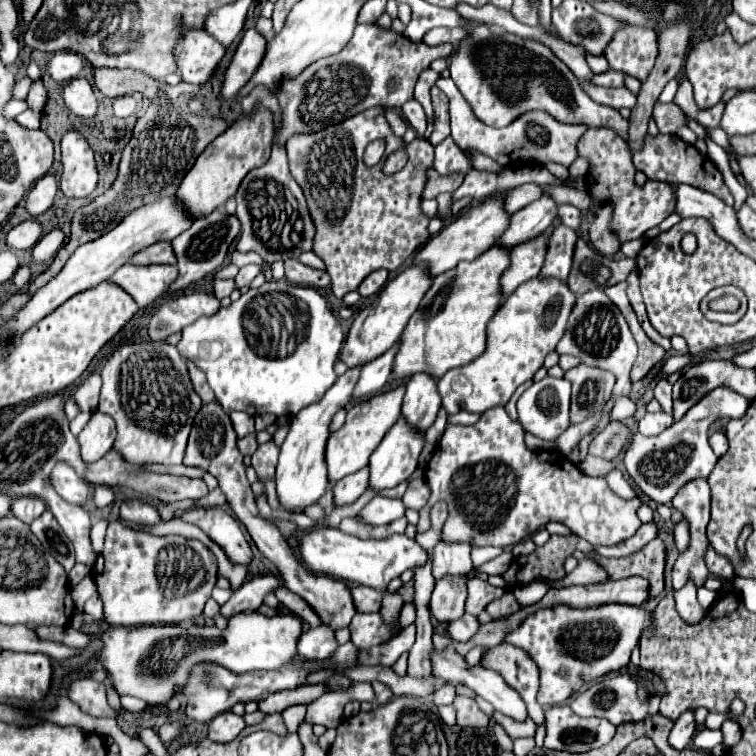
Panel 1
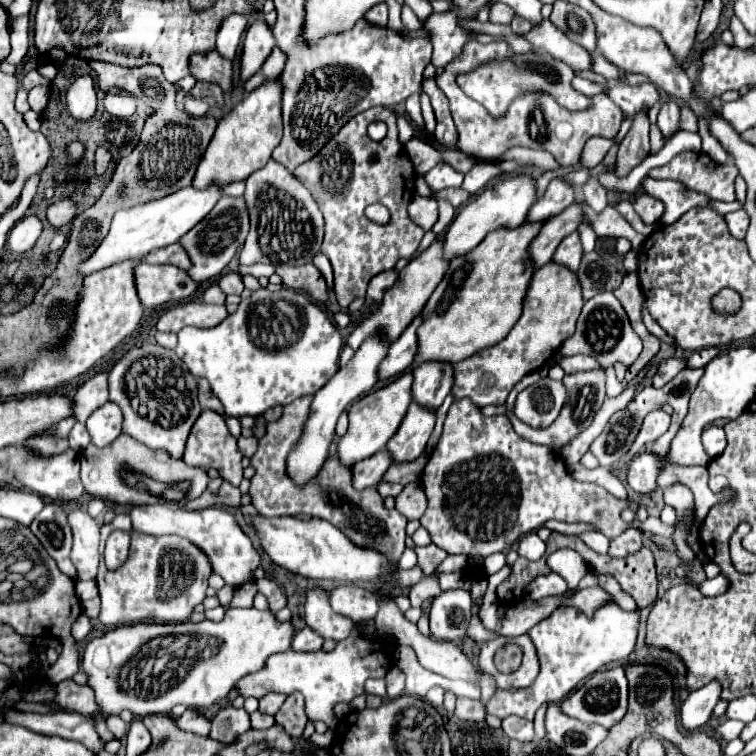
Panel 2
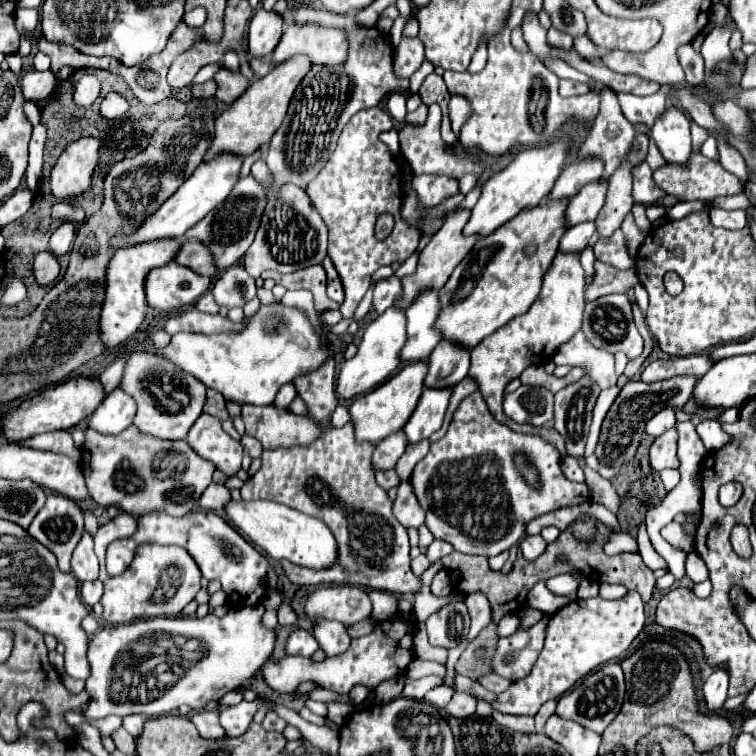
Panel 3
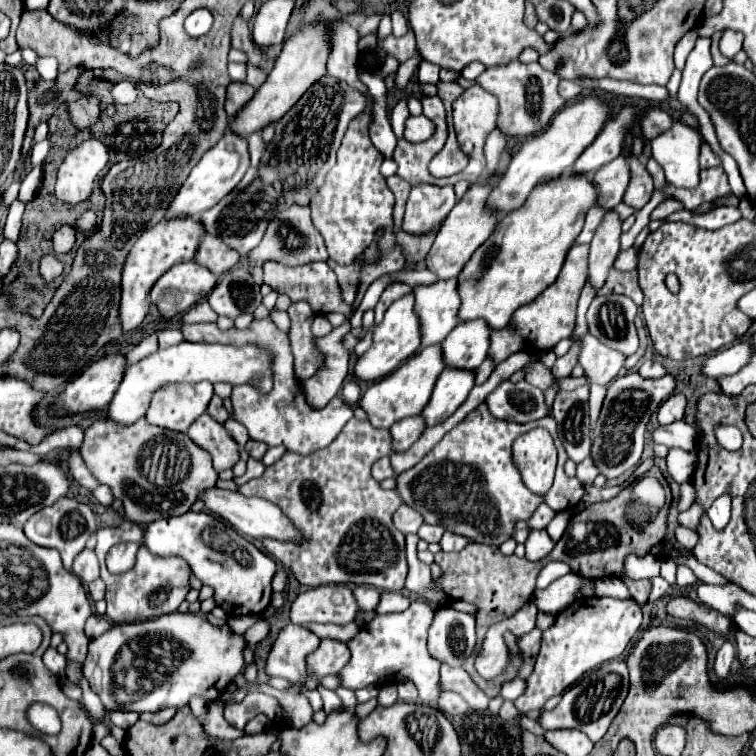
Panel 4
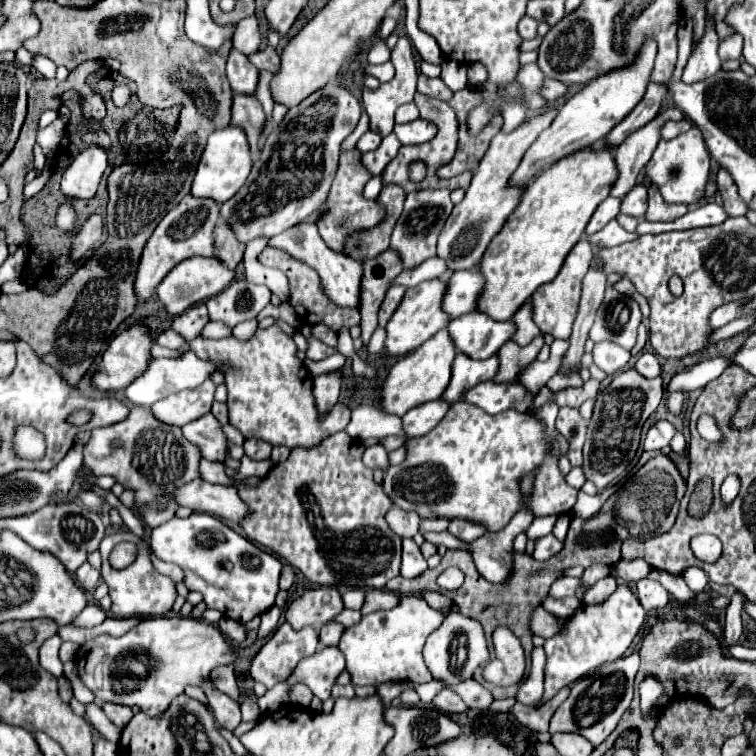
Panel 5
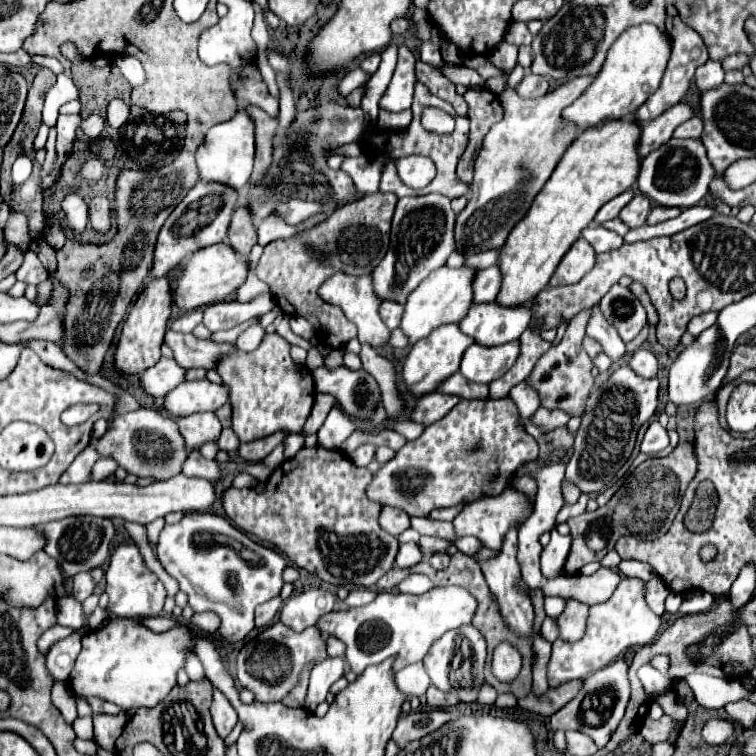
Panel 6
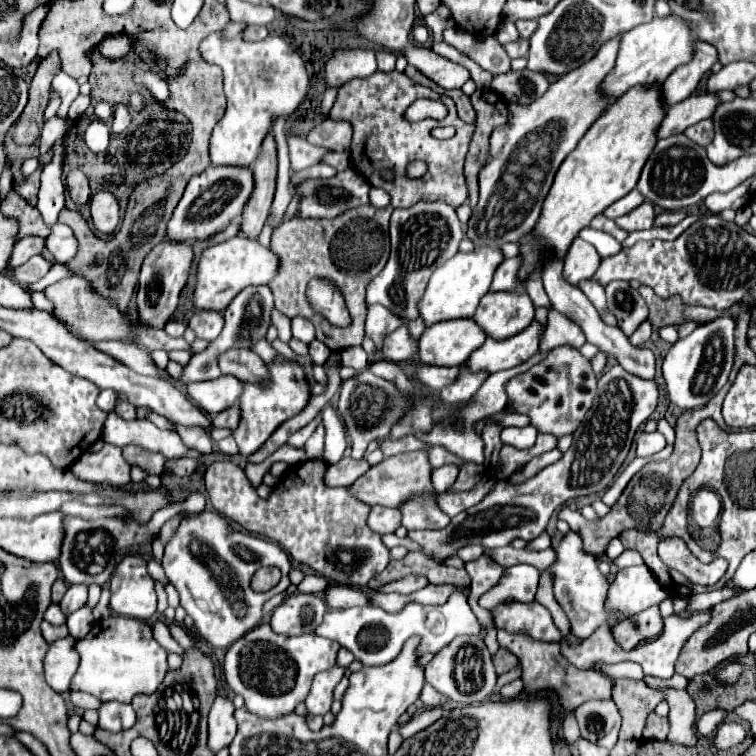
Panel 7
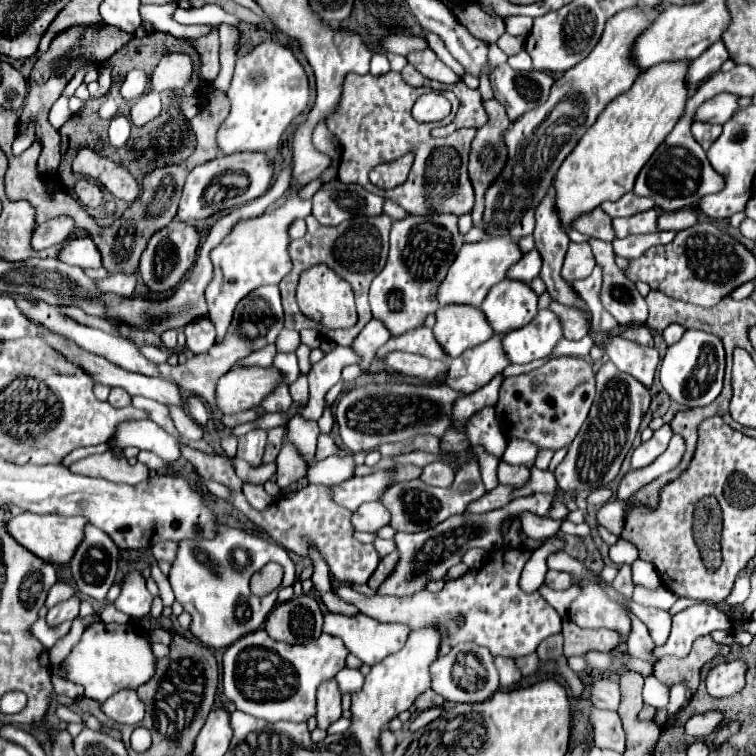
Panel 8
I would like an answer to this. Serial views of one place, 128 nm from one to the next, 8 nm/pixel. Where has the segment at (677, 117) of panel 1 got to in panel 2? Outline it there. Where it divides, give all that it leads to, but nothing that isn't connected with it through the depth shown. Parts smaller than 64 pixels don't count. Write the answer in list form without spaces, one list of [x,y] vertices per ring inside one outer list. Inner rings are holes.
[[[682,108],[682,112],[680,112],[680,128],[688,130],[688,132],[698,132],[698,120],[696,120],[696,116],[692,116],[690,108]]]

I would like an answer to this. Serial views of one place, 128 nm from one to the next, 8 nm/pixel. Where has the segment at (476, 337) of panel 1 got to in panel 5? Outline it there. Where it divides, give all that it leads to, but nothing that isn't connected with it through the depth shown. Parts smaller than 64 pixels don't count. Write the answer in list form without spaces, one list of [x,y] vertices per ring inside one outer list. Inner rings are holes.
[[[608,146],[582,148],[582,152],[574,152],[544,170],[526,188],[518,208],[510,214],[482,258],[480,272],[484,272],[486,288],[480,296],[478,310],[494,320],[510,320],[540,284],[554,280],[564,258],[582,238],[592,212],[608,198],[616,176],[614,150]]]

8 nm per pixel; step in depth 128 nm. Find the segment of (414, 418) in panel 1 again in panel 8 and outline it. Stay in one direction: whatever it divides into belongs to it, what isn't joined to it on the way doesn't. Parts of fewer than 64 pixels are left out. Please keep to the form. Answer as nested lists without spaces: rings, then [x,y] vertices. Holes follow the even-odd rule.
[[[502,280],[480,306],[494,332],[512,332],[538,314],[538,294],[522,280]]]

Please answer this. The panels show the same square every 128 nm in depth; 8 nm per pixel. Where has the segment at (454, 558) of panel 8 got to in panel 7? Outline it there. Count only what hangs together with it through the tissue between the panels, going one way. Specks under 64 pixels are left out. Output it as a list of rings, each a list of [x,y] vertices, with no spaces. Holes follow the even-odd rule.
[[[618,364],[612,366],[598,378],[596,400],[580,428],[574,432],[572,446],[558,462],[546,466],[540,474],[520,486],[508,486],[506,480],[496,480],[492,492],[482,502],[454,516],[446,528],[408,532],[408,538],[416,542],[422,552],[436,562],[446,562],[468,544],[502,548],[508,546],[516,536],[524,538],[526,542],[536,538],[546,530],[552,512],[560,508],[566,500],[602,492],[612,484],[616,472],[626,460],[634,432],[642,422],[650,418],[650,414],[656,410],[656,404],[658,388],[654,380],[642,380],[628,374]]]

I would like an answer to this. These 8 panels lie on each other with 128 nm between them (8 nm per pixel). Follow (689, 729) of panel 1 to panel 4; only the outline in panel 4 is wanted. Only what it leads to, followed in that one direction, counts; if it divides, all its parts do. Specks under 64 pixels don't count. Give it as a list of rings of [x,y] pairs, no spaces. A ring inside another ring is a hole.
[[[726,638],[724,644],[722,644],[722,648],[720,648],[718,654],[716,654],[716,664],[714,664],[716,674],[718,674],[720,678],[726,678],[726,676],[728,676],[728,670],[730,670],[730,666],[732,666],[734,658],[736,658],[734,644],[732,644],[730,638]]]

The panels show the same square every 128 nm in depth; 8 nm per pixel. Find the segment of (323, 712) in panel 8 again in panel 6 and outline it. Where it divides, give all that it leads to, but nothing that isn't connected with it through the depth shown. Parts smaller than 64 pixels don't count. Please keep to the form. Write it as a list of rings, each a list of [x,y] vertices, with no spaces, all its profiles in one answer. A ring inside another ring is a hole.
[[[328,658],[324,660],[324,664],[318,664],[316,668],[312,668],[310,686],[308,686],[306,704],[304,704],[306,710],[314,712],[316,706],[326,700],[330,686],[338,678],[342,678],[342,674],[344,674],[344,658]]]

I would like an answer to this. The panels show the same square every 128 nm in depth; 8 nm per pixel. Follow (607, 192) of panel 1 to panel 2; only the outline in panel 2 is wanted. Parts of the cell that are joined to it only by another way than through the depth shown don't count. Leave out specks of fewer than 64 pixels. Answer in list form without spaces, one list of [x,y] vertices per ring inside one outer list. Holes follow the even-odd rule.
[[[640,194],[636,204],[634,204],[634,210],[640,214],[640,218],[646,222],[646,224],[654,224],[660,220],[662,212],[664,212],[664,206],[660,204],[660,200],[652,198],[652,196],[644,196]]]

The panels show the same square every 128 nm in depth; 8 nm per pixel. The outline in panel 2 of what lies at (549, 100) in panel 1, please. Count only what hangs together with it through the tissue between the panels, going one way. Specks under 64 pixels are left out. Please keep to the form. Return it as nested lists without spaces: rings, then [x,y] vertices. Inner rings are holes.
[[[534,52],[534,54],[526,54],[526,56],[512,54],[512,60],[506,60],[504,64],[498,64],[498,66],[496,64],[480,66],[474,72],[458,76],[458,84],[466,92],[466,96],[480,102],[492,116],[502,116],[506,112],[508,104],[520,92],[524,92],[524,88],[544,88],[546,92],[552,92],[552,96],[556,96],[560,106],[574,112],[578,108],[588,108],[590,100],[570,86],[572,76],[574,76],[574,70],[568,68],[564,62],[560,62],[548,54]]]

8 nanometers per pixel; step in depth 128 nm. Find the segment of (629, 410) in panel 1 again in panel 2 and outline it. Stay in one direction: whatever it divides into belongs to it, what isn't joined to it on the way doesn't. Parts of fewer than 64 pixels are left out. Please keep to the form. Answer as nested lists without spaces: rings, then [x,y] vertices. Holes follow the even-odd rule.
[[[610,366],[610,368],[606,368],[604,372],[606,372],[606,392],[608,392],[608,396],[620,394],[620,392],[622,392],[622,384],[620,384],[620,380],[616,378],[614,368]]]

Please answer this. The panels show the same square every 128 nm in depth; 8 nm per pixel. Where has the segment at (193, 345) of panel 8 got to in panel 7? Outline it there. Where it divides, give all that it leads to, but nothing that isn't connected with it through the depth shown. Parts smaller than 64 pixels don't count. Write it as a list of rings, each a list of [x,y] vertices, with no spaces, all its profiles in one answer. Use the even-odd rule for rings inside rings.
[[[196,312],[188,320],[188,328],[194,330],[196,338],[202,338],[208,342],[218,338],[218,334],[222,332],[222,326],[224,326],[224,316],[220,312]]]

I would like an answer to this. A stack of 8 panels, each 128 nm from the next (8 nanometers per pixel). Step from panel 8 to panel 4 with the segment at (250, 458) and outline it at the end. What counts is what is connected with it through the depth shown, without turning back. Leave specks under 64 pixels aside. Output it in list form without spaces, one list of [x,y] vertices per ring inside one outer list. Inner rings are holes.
[[[254,320],[250,328],[236,330],[230,328],[222,332],[216,324],[188,324],[180,328],[184,334],[184,340],[188,342],[200,342],[200,344],[232,344],[232,346],[262,346],[268,352],[272,352],[272,390],[268,394],[262,394],[252,384],[240,384],[232,388],[232,418],[246,426],[252,440],[260,440],[268,446],[286,446],[286,450],[308,456],[324,446],[328,446],[340,430],[346,426],[346,422],[354,416],[350,404],[346,404],[342,398],[334,398],[326,408],[316,410],[308,404],[304,396],[302,382],[294,374],[294,356],[290,350],[290,338],[278,326],[270,320]]]

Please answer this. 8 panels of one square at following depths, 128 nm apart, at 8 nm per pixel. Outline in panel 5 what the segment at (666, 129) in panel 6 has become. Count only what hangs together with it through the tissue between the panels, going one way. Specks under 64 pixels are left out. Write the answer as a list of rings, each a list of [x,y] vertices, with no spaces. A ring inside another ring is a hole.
[[[668,108],[664,112],[660,112],[652,122],[648,122],[644,128],[632,132],[632,136],[628,136],[628,140],[624,140],[624,144],[620,144],[614,152],[616,162],[618,162],[618,184],[612,186],[612,196],[626,196],[626,192],[632,190],[632,186],[636,184],[636,176],[640,174],[640,170],[648,164],[650,154],[654,152],[654,148],[660,142],[660,132],[662,126],[668,120],[682,120],[682,110],[678,108]]]

